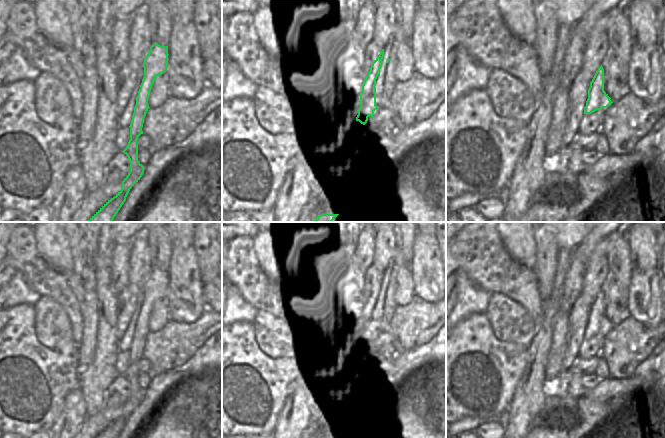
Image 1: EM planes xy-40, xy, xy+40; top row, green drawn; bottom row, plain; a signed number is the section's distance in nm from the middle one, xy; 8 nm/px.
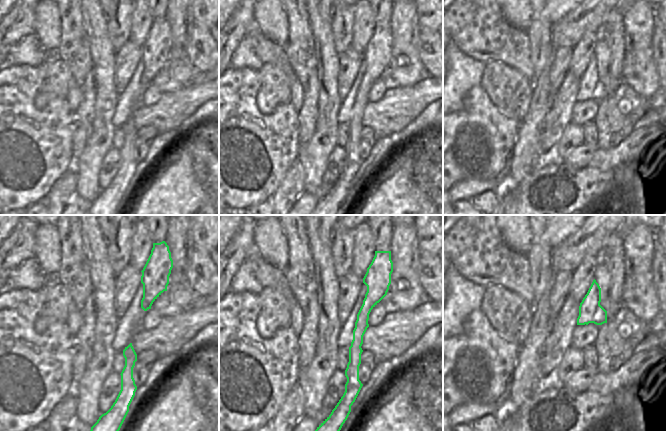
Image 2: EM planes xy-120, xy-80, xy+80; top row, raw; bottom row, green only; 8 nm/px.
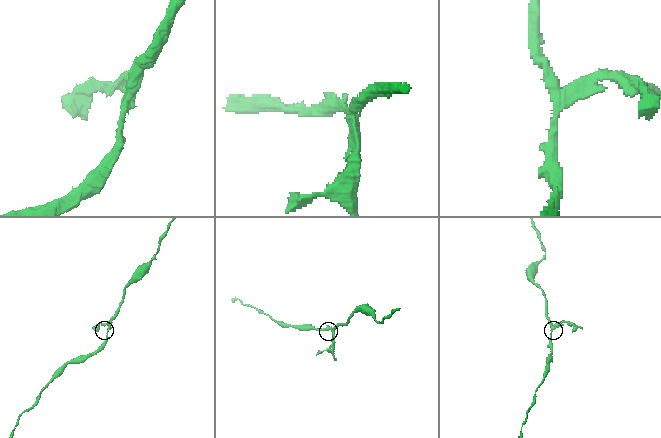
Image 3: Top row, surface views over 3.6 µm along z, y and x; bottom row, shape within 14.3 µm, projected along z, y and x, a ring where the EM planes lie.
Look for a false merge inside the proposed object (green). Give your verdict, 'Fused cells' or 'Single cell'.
Fused cells

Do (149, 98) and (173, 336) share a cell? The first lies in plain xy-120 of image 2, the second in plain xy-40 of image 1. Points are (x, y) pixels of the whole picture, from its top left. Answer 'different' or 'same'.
different

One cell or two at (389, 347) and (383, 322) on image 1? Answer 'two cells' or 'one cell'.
two cells

